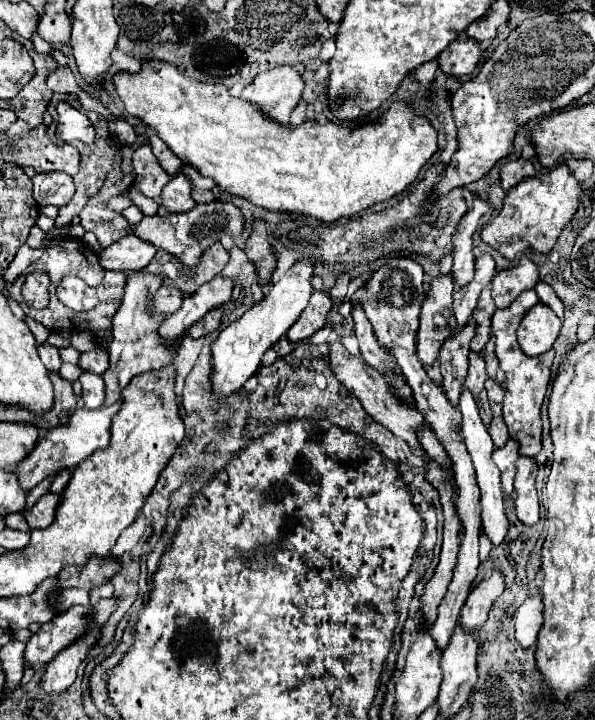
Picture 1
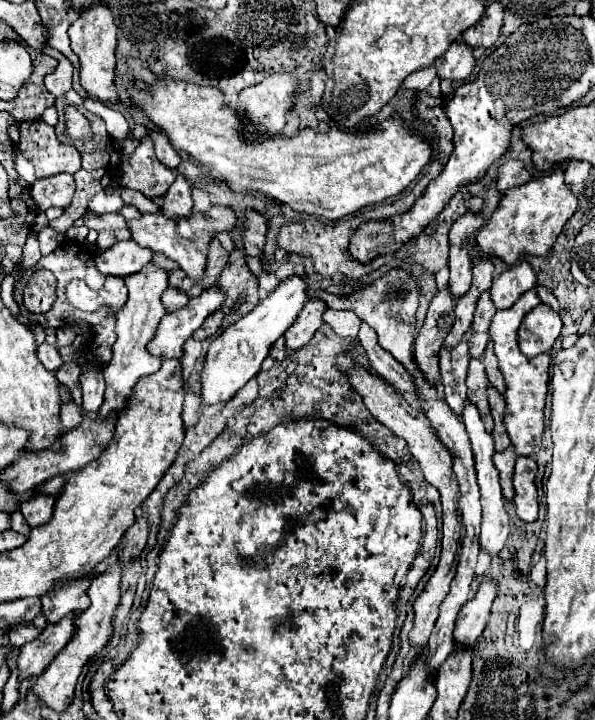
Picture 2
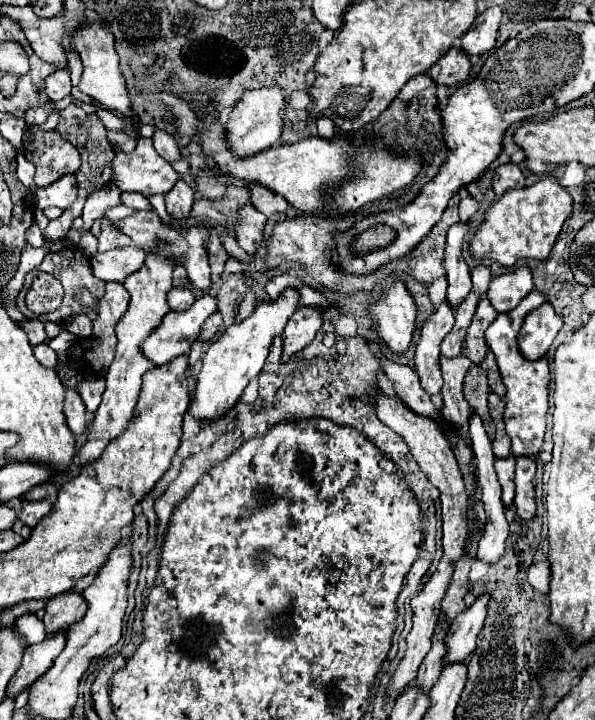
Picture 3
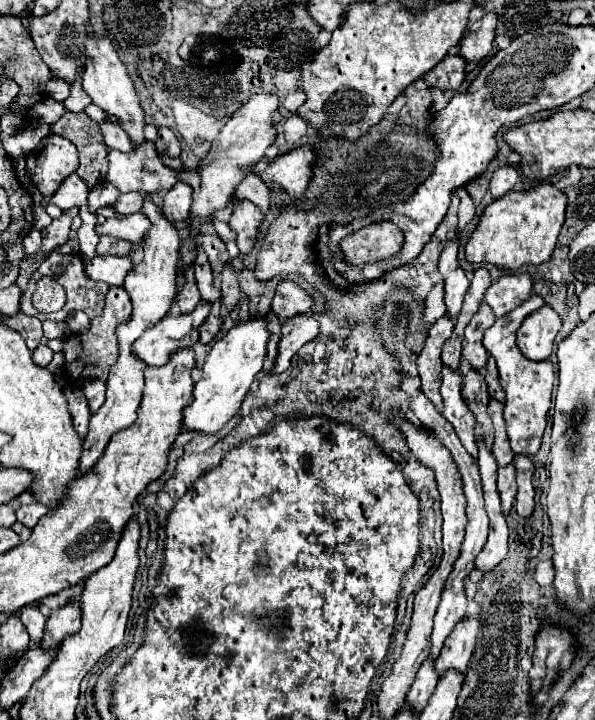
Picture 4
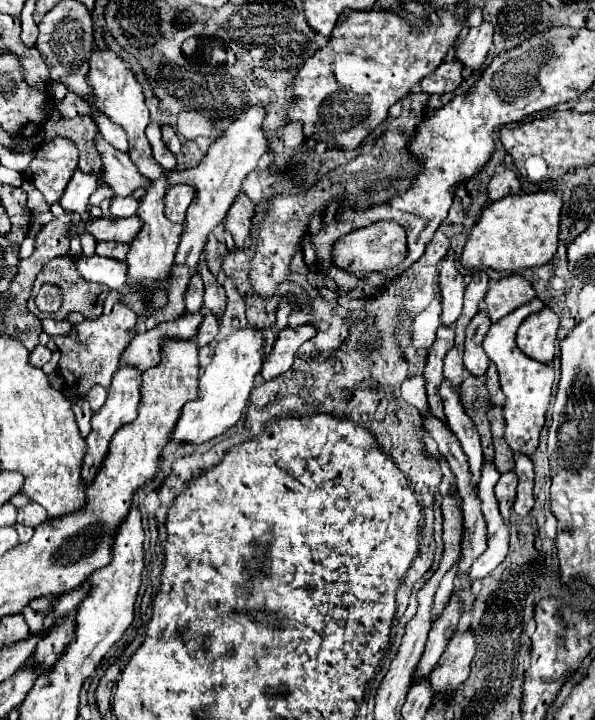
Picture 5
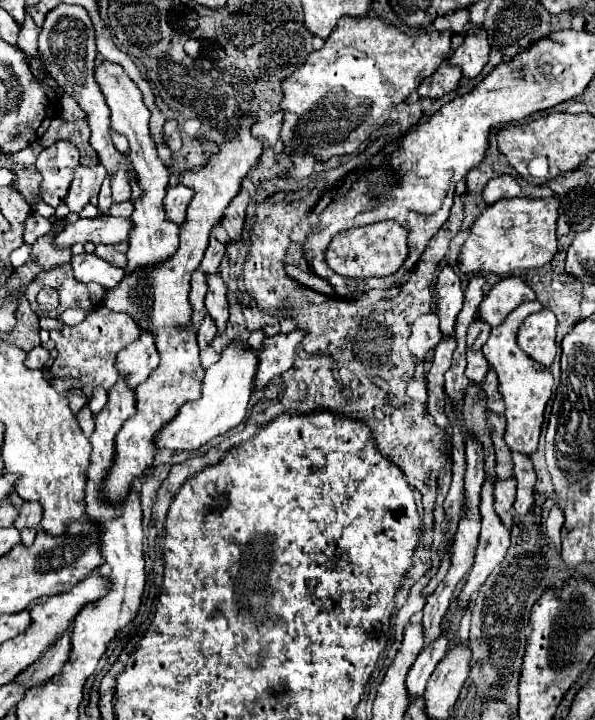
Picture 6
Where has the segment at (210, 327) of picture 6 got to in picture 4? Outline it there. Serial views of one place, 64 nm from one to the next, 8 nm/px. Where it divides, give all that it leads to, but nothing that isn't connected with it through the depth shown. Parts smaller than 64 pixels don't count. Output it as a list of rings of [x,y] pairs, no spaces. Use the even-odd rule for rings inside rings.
[[[214,306],[214,310],[210,312],[210,316],[204,320],[204,324],[200,326],[200,342],[208,344],[210,340],[214,340],[222,328],[222,320],[220,320],[220,308]]]

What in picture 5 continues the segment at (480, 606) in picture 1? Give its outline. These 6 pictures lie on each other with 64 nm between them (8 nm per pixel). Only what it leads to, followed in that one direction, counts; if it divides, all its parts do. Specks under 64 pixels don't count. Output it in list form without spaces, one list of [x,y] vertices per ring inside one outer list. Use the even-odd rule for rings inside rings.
[[[468,628],[466,632],[456,630],[444,650],[444,656],[440,656],[436,668],[432,670],[430,682],[434,686],[434,692],[444,692],[452,696],[456,686],[468,678],[474,652],[476,638],[472,636],[472,628]]]

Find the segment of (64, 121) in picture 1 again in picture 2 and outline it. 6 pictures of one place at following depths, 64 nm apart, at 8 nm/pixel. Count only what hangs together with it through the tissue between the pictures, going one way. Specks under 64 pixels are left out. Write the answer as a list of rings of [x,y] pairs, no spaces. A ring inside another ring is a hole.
[[[74,106],[64,108],[64,134],[70,140],[82,140],[92,134],[88,118],[82,112],[78,112]]]

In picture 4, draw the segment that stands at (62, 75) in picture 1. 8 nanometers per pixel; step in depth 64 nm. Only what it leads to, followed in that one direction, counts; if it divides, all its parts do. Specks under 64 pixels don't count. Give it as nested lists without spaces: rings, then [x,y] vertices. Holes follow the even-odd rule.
[[[52,76],[46,82],[46,94],[54,100],[66,100],[70,96],[70,84],[66,80],[62,80],[60,76]]]

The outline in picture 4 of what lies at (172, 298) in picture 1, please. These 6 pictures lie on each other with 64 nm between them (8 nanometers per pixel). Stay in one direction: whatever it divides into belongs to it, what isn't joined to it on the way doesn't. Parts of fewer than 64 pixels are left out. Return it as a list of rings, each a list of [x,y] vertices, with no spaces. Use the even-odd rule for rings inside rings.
[[[186,282],[184,286],[180,286],[180,290],[176,292],[176,306],[180,308],[182,314],[192,312],[192,308],[196,308],[196,304],[200,302],[200,292],[196,288],[196,282]]]

